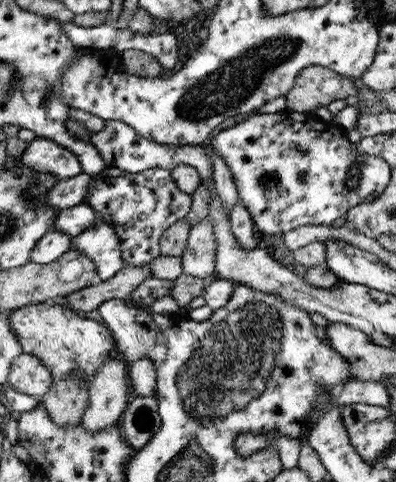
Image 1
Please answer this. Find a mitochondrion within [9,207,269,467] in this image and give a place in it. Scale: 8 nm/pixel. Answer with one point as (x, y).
(142, 417)

